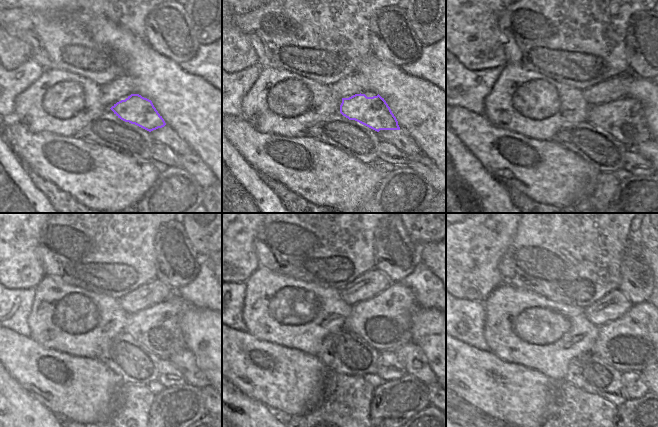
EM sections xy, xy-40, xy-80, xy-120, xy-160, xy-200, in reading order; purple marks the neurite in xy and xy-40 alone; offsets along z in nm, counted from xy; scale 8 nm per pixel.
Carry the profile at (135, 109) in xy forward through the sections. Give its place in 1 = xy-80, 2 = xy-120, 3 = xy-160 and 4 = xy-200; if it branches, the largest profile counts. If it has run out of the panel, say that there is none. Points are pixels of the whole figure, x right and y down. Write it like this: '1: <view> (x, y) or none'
1: xy-80 (605, 112)
2: xy-120 (162, 336)
3: xy-160 (388, 333)
4: xy-200 (625, 344)

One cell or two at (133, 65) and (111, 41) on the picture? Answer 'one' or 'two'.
one

